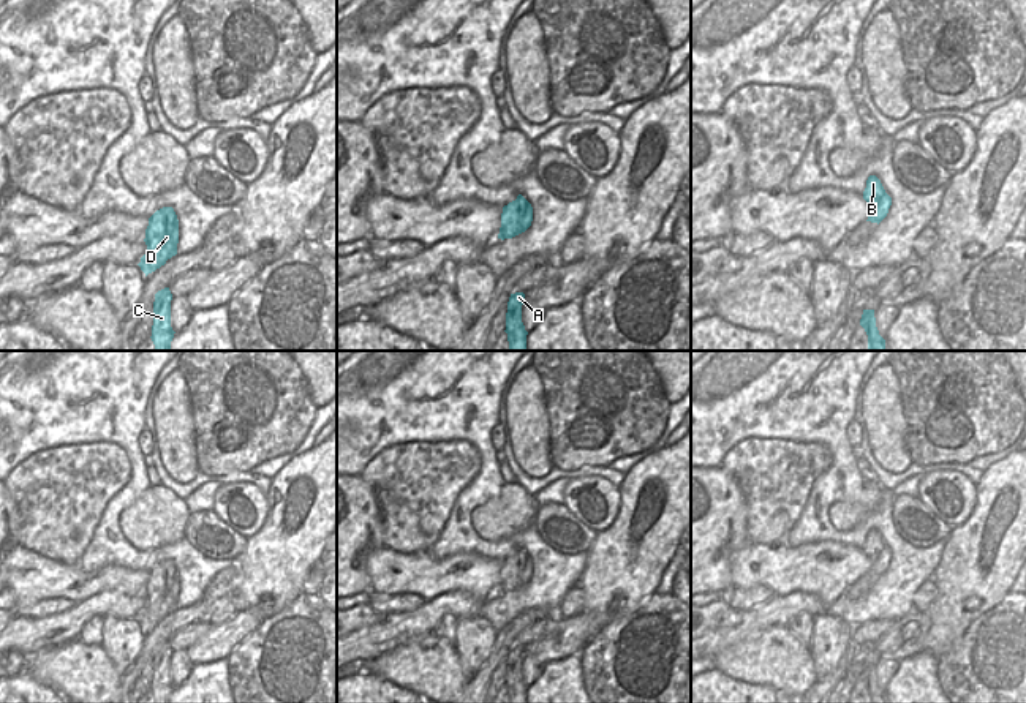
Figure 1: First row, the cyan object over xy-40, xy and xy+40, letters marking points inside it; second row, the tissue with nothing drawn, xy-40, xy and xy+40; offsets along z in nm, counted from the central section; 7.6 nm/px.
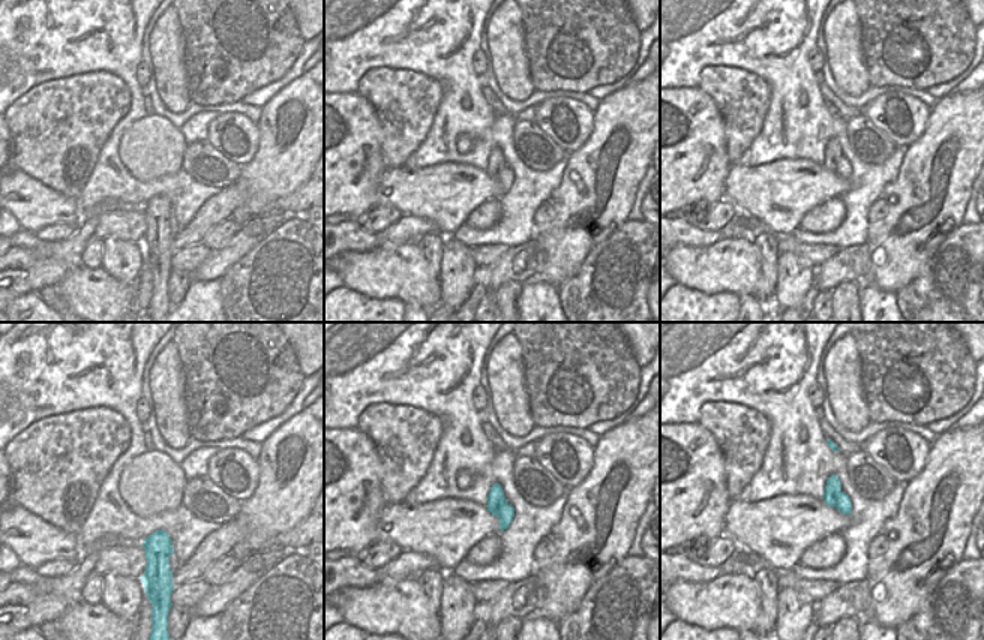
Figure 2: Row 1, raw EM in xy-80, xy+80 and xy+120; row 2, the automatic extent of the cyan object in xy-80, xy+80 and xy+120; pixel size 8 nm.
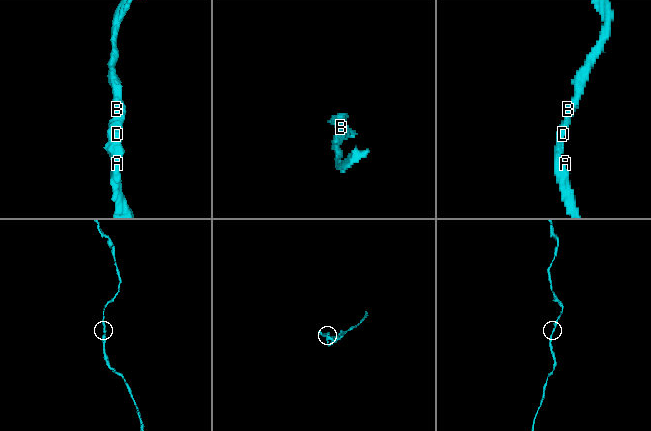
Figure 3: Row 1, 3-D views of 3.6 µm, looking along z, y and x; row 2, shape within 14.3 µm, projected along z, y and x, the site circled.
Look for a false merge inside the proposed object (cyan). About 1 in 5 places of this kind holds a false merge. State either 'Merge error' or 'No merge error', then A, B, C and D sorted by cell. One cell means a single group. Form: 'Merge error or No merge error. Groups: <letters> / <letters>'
No merge error. Groups: A B C D

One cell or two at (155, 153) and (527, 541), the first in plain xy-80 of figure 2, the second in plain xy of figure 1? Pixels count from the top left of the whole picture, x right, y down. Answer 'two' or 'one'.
two

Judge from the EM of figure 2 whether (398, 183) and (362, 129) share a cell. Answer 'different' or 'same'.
different

